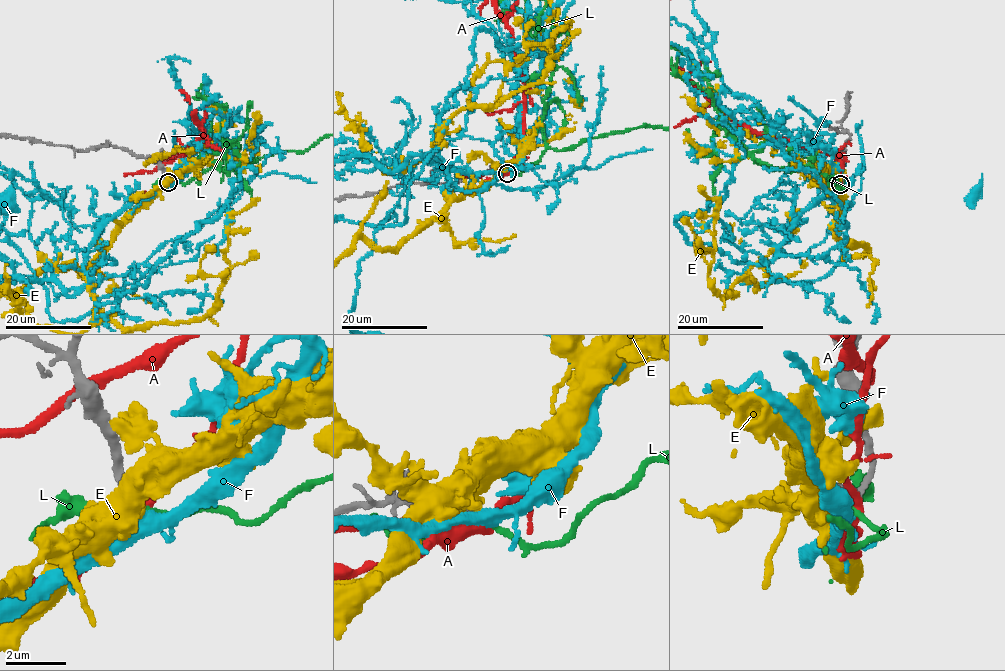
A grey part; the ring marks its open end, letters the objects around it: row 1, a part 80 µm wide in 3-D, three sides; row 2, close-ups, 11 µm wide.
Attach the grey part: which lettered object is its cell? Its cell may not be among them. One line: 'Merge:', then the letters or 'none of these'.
Merge: F

